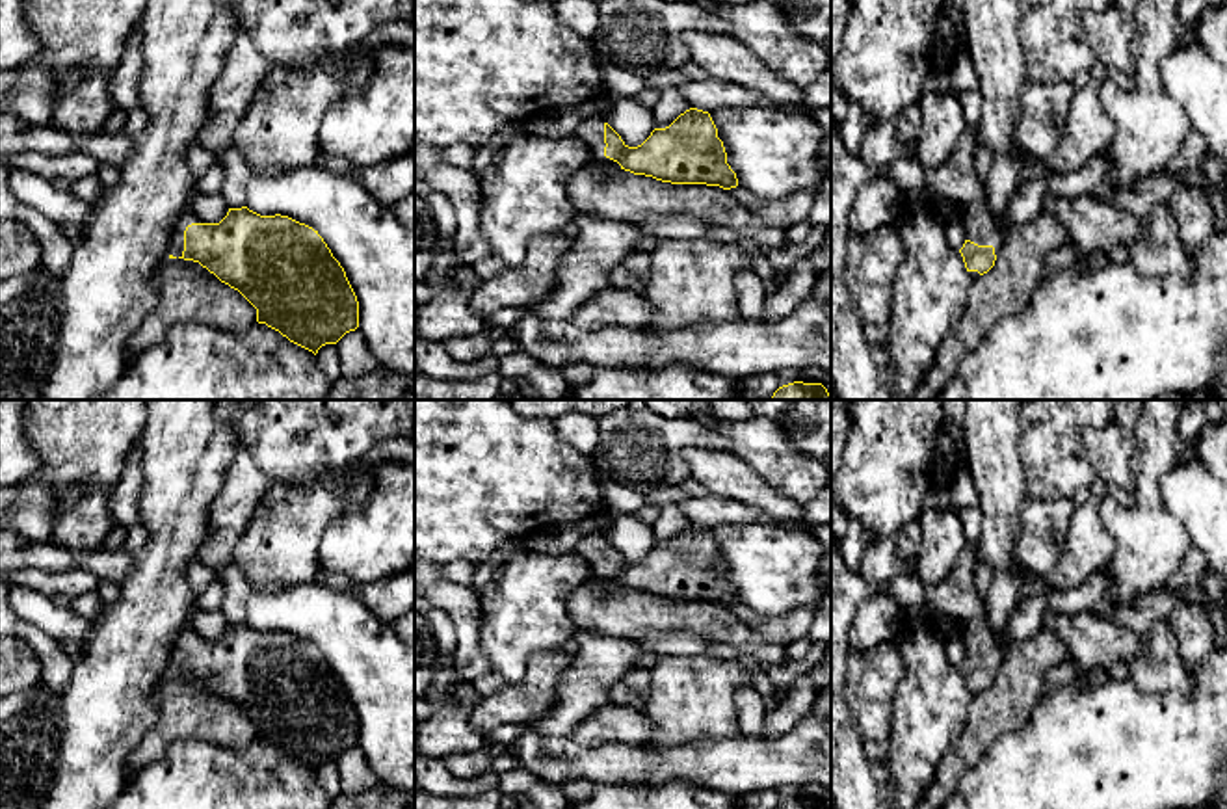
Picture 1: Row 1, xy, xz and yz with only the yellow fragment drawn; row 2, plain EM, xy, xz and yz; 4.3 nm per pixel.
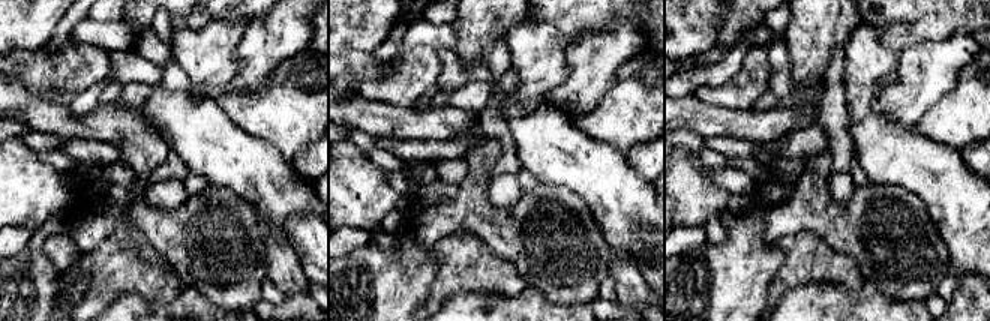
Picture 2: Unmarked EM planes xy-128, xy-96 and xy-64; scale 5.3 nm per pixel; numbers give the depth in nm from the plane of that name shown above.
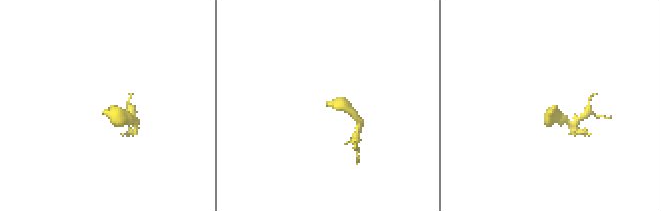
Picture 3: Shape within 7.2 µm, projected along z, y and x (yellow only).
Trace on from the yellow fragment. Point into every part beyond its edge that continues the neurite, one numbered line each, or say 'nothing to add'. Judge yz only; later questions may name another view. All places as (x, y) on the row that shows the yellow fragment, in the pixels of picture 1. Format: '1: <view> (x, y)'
1: yz (956, 181)

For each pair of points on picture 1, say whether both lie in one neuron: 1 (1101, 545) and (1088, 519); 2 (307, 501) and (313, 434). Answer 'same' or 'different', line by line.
1: same
2: different

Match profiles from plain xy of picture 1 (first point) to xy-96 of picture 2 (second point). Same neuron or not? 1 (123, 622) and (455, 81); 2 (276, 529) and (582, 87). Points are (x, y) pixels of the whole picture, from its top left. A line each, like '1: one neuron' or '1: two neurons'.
1: two neurons
2: one neuron

